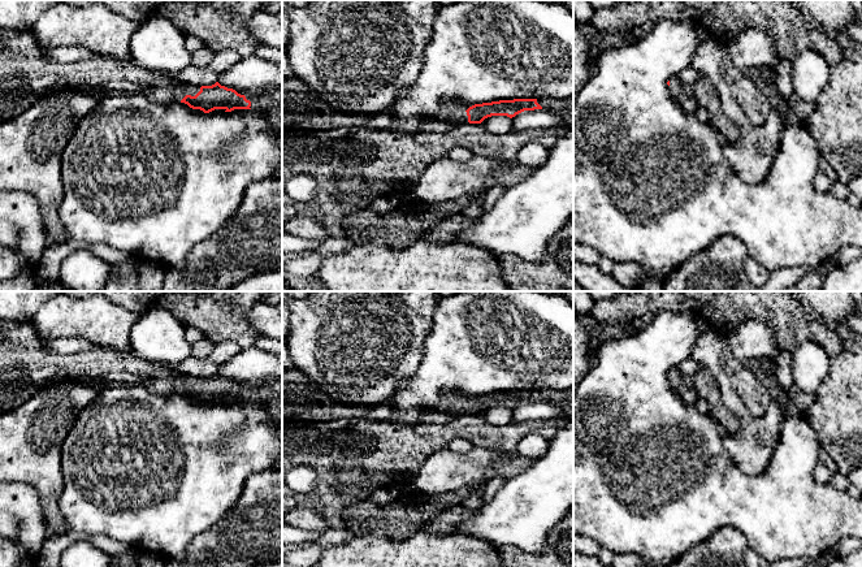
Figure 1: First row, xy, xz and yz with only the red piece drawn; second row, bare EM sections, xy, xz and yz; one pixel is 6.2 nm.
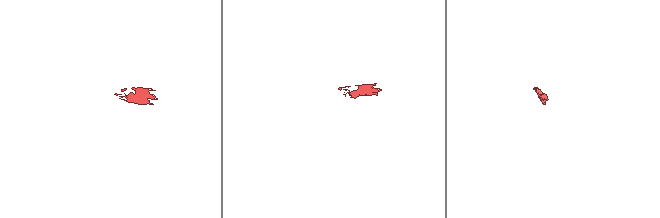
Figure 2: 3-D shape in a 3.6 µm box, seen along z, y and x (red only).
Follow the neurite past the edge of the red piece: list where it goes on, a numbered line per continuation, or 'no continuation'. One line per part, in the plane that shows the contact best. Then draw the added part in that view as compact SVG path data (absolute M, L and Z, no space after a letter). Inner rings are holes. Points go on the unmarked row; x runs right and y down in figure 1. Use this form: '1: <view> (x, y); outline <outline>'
1: xy (26, 366); outline M0 323L0 415L23 404L48 384L81 381L95 388L140 386L157 395L181 393L186 386L195 388L200 378L178 373L164 364L150 363L133 352L117 354L104 349L92 349L75 354L61 354L44 347L46 341L30 323Z
2: xy (271, 393); outline M270 380L259 386L241 384L251 393L251 401L264 403L273 420L282 427L282 380Z

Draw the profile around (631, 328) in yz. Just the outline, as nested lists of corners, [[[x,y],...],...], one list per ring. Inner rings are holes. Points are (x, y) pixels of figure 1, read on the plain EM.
[[[645,315],[637,316],[633,320],[627,323],[616,324],[616,325],[607,325],[602,324],[602,332],[598,337],[589,337],[590,345],[590,355],[594,358],[598,347],[603,342],[608,342],[610,339],[621,339],[628,337],[634,337],[644,329],[646,329],[655,316]]]

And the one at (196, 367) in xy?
[[[190,356],[179,364],[168,365],[178,373],[192,377],[212,377],[217,373],[218,367],[208,358]]]

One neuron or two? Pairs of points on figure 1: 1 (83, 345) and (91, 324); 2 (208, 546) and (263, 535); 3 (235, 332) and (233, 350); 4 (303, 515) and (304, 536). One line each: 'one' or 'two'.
1: two
2: one
3: two
4: two

